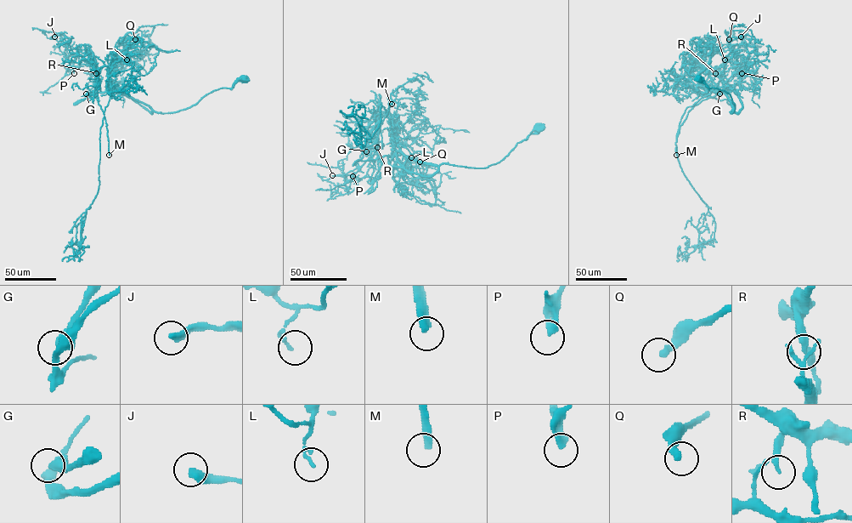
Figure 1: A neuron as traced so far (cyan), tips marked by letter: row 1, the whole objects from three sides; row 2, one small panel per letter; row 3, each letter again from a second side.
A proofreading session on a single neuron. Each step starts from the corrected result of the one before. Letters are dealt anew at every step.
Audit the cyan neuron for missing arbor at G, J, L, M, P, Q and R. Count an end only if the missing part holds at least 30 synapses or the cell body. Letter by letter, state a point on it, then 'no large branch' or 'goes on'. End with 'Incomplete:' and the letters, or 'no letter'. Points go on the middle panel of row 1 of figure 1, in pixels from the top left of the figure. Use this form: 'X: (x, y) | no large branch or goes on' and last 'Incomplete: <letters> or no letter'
G: (366, 151) | goes on
J: (332, 175) | no large branch
L: (411, 157) | no large branch
M: (392, 104) | goes on
P: (352, 176) | no large branch
Q: (420, 162) | no large branch
R: (377, 147) | no large branch
Incomplete: G, M

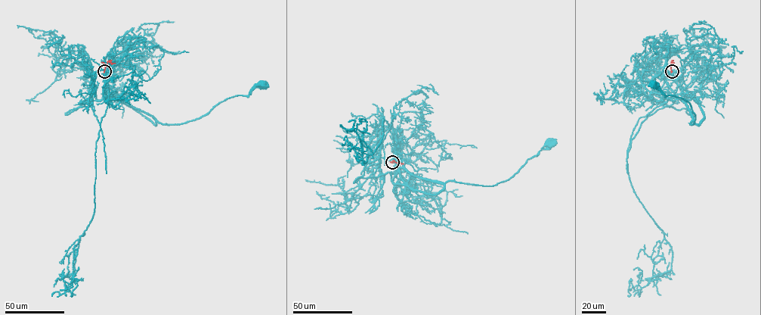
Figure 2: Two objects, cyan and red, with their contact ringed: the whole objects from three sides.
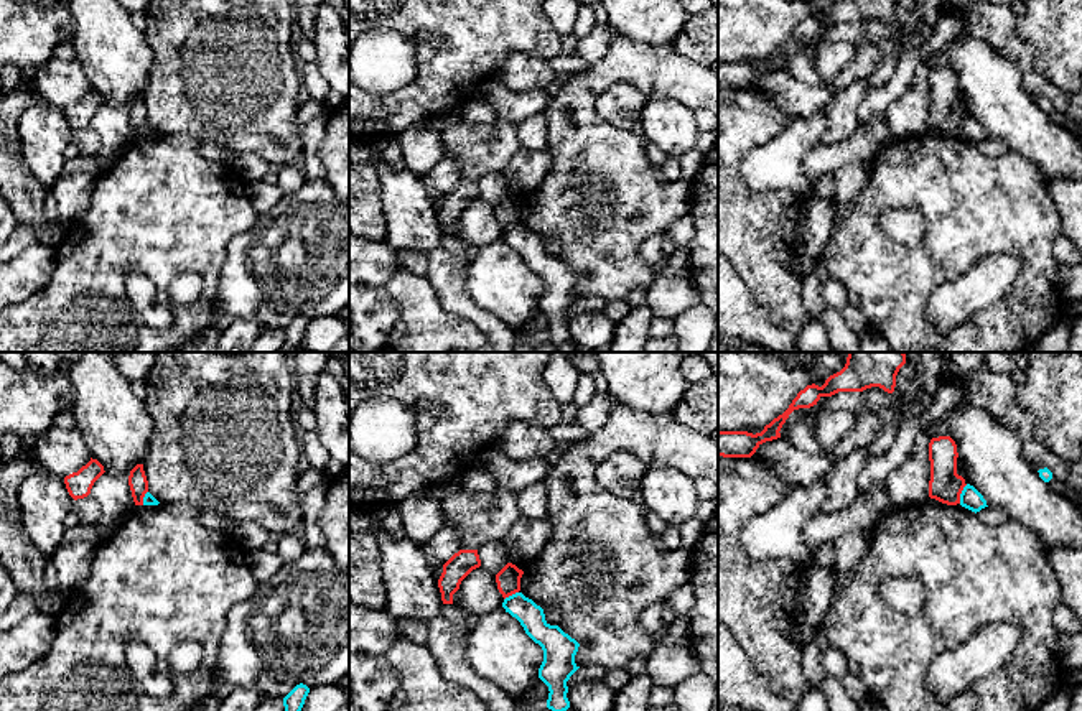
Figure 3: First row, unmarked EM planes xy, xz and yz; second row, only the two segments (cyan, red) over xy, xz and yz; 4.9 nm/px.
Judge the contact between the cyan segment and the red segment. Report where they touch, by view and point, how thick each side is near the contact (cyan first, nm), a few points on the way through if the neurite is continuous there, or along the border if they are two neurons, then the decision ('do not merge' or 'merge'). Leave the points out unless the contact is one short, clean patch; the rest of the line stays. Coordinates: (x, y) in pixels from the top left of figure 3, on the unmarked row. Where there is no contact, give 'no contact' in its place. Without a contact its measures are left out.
meets cyan in yz at (960, 125); 100 nm thick on the cyan side, 160 nm on the other; border along yz (967, 116), (959, 134); do not merge

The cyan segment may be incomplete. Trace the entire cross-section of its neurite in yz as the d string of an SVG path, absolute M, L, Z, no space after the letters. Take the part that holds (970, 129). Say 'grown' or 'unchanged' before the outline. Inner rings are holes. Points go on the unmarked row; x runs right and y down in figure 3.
unchanged; M967 115L960 125L960 137L975 145L988 138L983 127L970 115Z

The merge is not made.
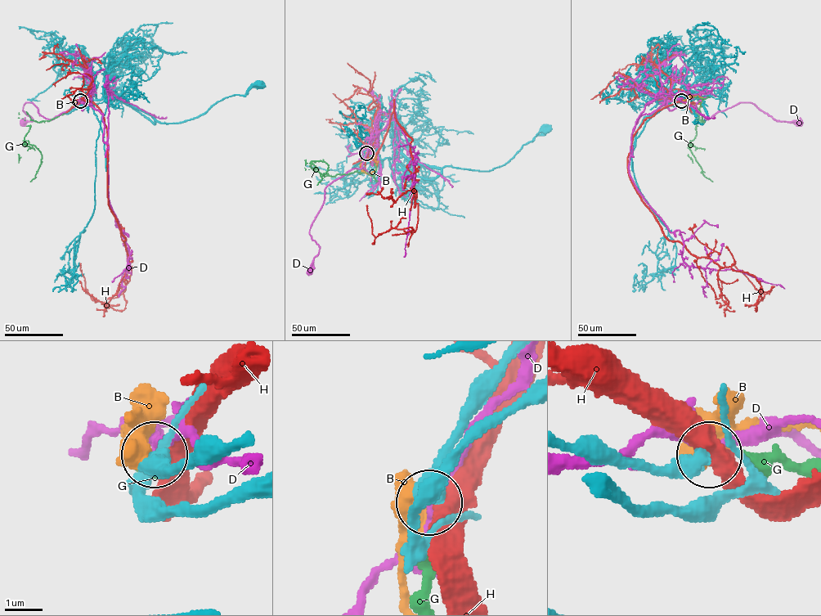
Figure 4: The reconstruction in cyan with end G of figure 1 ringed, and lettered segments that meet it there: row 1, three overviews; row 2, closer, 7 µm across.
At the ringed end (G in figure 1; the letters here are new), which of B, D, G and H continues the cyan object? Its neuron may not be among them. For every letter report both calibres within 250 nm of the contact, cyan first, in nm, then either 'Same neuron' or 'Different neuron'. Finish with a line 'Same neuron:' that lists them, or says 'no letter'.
B: Thickness 360 nm (cyan) against 460 nm. Different neuron
D: Thickness 340 nm (cyan) against 200 nm. Different neuron
G: Thickness 320 nm (cyan) against 480 nm. Different neuron
H: Thickness 340 nm (cyan) against 550 nm. Different neuron
Same neuron: no letter

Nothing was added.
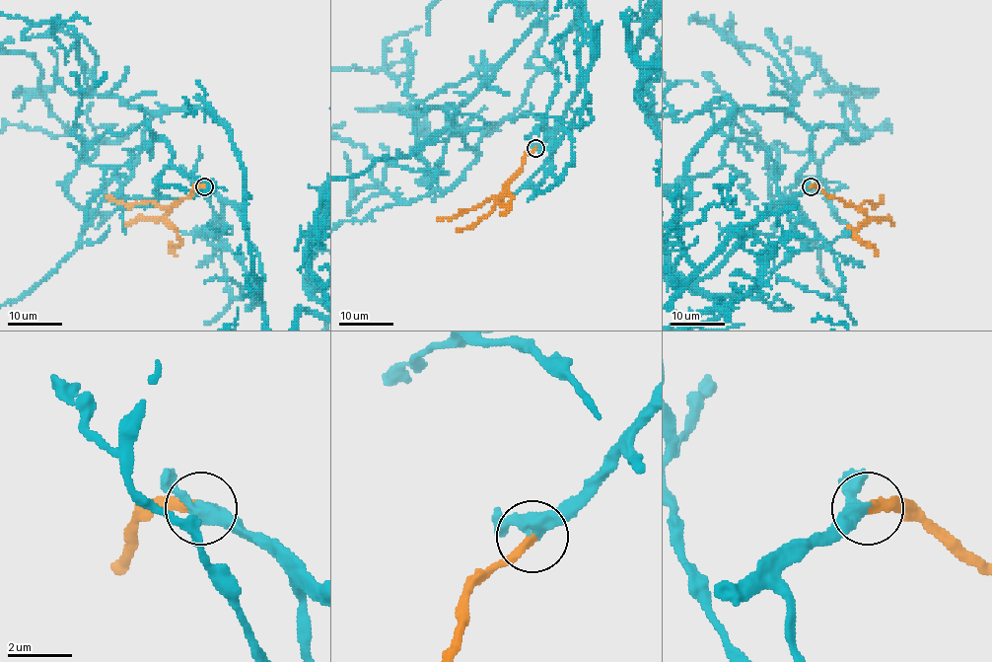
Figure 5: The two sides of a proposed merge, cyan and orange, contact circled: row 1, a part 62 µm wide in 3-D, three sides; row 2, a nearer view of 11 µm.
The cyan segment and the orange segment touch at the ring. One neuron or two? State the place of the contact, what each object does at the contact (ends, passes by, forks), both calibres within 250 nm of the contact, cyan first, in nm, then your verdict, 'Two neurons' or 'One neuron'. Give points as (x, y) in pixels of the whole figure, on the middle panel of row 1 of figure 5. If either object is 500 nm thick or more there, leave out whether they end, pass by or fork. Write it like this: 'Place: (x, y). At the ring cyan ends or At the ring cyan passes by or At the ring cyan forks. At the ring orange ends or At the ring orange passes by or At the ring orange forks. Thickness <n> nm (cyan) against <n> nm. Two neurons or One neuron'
Place: (535, 148). At the ring cyan passes by. At the ring orange ends. Thickness 400 nm (cyan) against 320 nm. One neuron

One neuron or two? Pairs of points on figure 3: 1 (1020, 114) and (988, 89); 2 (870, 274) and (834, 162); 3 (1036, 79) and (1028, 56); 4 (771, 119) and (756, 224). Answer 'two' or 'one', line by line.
1: one
2: two
3: one
4: one

